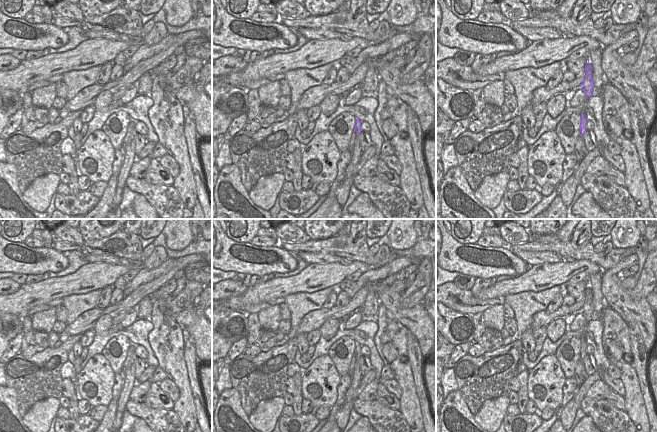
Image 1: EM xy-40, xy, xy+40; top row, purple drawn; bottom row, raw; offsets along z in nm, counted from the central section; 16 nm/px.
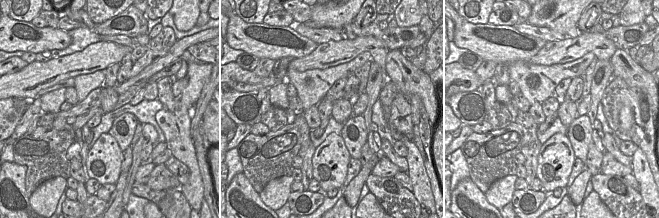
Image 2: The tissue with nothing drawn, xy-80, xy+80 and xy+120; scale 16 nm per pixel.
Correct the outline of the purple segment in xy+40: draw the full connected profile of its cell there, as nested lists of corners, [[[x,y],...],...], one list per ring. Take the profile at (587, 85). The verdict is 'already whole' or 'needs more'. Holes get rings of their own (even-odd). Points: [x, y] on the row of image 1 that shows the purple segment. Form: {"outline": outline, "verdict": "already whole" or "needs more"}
{"outline": [[[590,63],[585,65],[585,79],[580,87],[585,91],[586,99],[593,95],[593,78],[592,78],[592,66]]], "verdict": "already whole"}

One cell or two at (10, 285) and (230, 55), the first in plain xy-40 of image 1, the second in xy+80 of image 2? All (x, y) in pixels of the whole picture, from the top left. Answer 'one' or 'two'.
two

